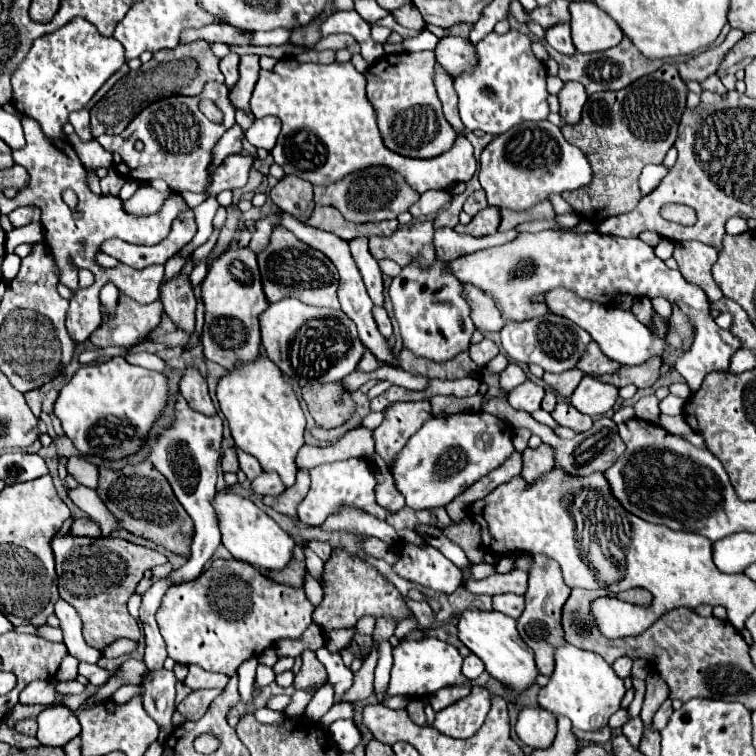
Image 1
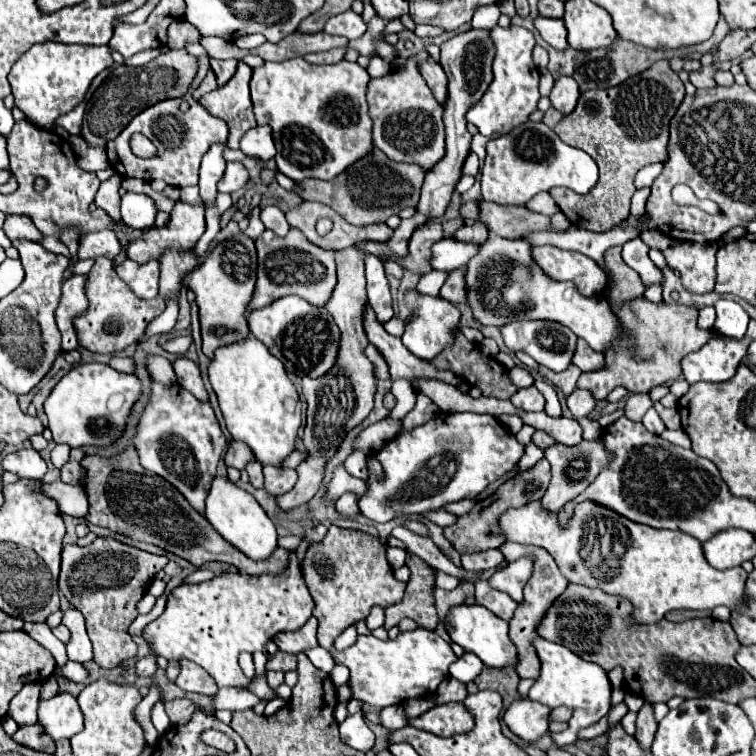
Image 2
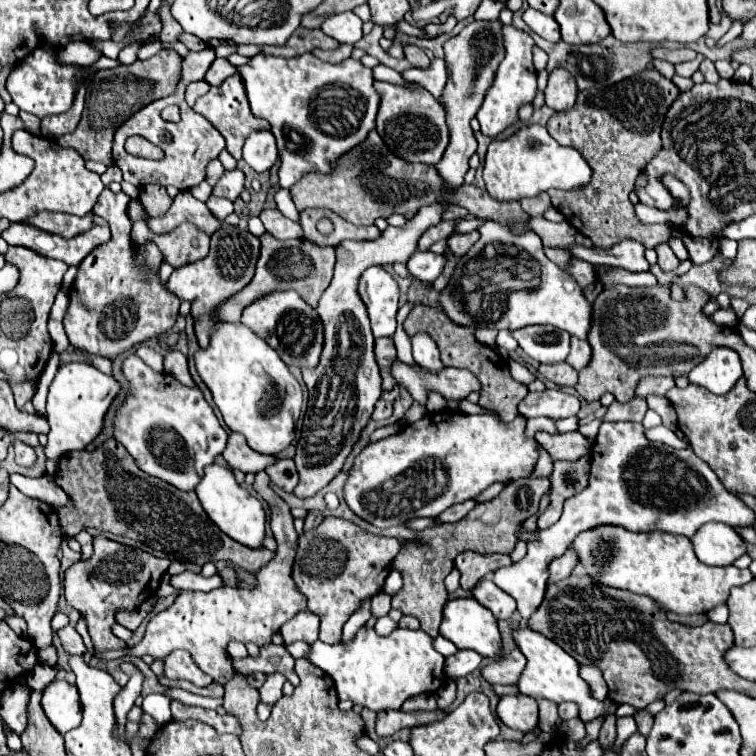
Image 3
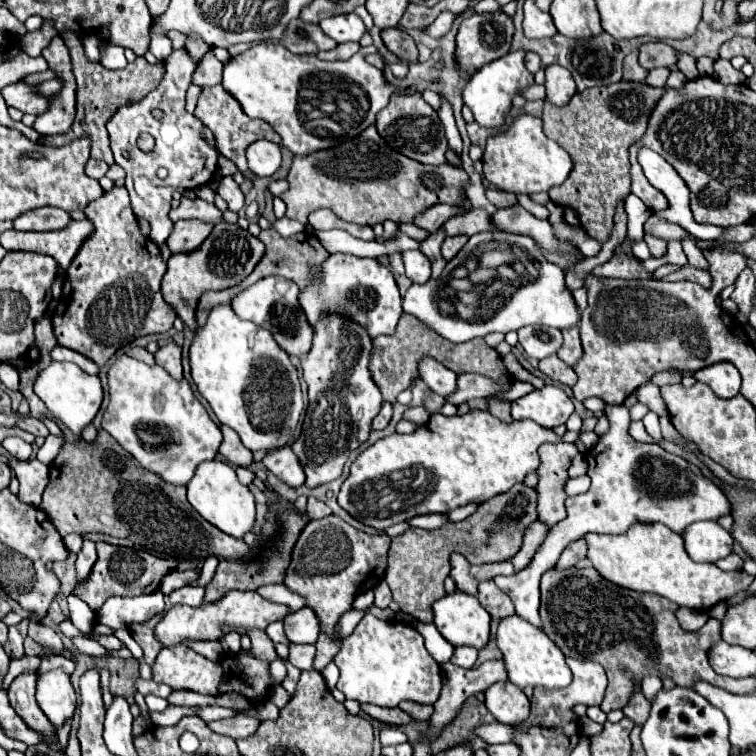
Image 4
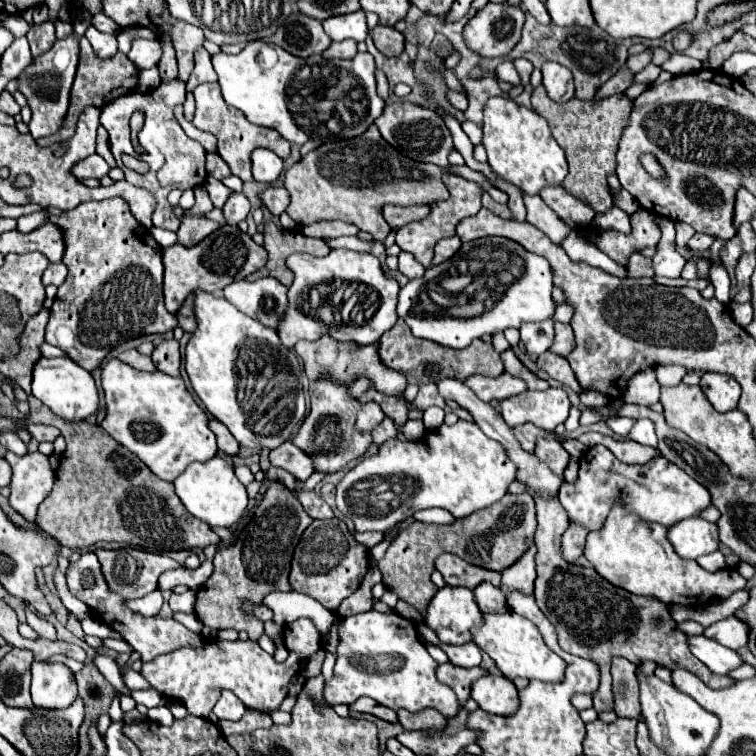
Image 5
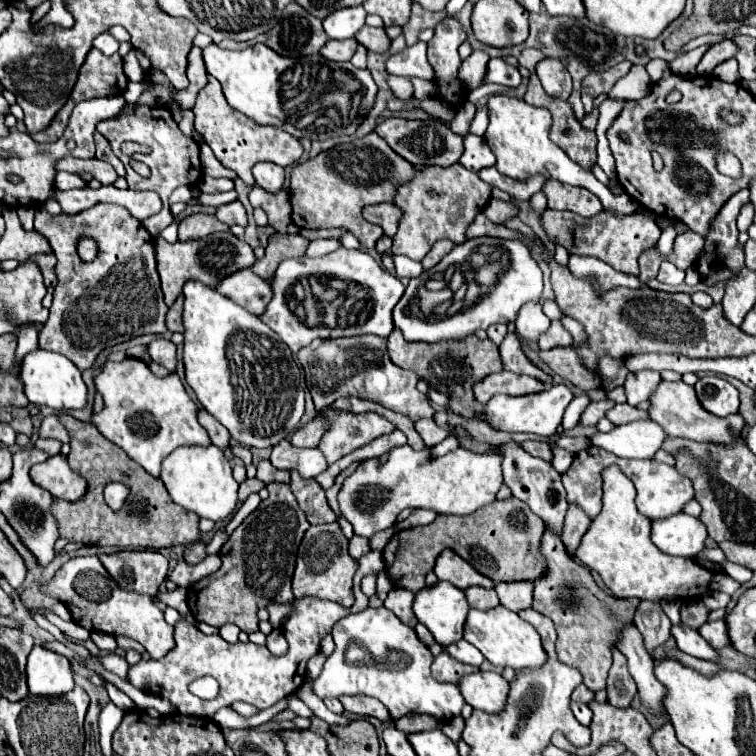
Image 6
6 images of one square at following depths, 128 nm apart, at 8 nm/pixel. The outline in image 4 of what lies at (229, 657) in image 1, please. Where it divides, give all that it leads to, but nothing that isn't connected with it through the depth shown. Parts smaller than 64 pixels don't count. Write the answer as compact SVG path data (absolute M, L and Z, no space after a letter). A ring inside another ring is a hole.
M232 590L232 592L224 594L220 600L216 600L214 604L206 602L206 604L196 606L196 608L186 606L186 604L172 606L160 618L160 622L154 626L154 634L162 642L162 646L176 646L182 642L210 642L210 640L222 640L226 636L224 628L230 628L230 630L236 630L236 628L266 630L268 624L284 620L288 612L290 610L286 604L270 602L264 596L260 596L258 592Z

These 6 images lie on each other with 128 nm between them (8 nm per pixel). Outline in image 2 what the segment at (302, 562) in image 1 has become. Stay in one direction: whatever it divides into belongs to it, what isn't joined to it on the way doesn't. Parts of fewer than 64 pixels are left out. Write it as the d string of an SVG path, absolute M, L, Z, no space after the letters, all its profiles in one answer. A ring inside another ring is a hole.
M126 448L116 458L100 458L100 456L86 456L82 460L82 466L86 468L86 494L90 500L90 510L86 514L86 520L90 524L104 526L112 532L120 532L124 536L130 536L134 540L150 542L166 552L172 552L184 560L188 560L194 566L202 566L210 560L220 560L234 564L240 572L246 574L282 574L288 568L290 550L276 548L276 552L268 560L248 560L240 550L232 548L228 542L224 542L222 536L210 526L206 518L202 518L190 504L184 500L184 496L164 478L160 478L154 472L148 472L140 466L138 452L134 448Z

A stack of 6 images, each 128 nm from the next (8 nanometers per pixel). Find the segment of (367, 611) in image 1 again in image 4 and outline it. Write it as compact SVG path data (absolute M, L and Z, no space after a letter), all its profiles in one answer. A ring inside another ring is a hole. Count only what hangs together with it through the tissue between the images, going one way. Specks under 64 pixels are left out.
M334 514L308 522L304 526L302 534L294 544L284 584L288 586L288 590L300 594L320 620L322 630L316 642L318 654L314 660L314 670L322 670L340 650L342 638L338 638L336 628L342 614L352 608L354 598L362 590L370 590L384 580L384 572L388 566L388 550L390 536L360 532Z

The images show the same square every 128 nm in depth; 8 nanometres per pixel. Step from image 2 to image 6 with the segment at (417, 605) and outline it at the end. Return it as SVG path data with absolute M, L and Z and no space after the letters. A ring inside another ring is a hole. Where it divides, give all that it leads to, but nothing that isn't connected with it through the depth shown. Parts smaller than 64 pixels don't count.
M518 498L498 500L496 504L488 504L480 508L476 514L468 516L442 516L438 514L432 524L414 526L408 530L400 530L392 536L392 540L384 548L384 564L386 574L392 584L402 590L410 590L418 594L426 582L426 574L432 570L434 560L444 548L454 550L462 556L472 568L480 574L492 578L494 582L504 580L536 580L544 572L544 560L540 560L540 536L544 532L544 522L536 516L528 504ZM490 558L496 568L490 568Z

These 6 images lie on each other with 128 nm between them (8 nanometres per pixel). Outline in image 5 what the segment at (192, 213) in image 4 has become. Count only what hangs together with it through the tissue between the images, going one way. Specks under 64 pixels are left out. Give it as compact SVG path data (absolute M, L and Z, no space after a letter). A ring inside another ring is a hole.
M200 186L200 188L198 188L196 204L194 204L190 210L186 210L186 212L184 212L184 216L188 216L188 214L194 214L194 216L206 216L212 208L214 208L214 206L212 206L212 202L210 202L210 196L208 196L206 188L204 188L204 186Z

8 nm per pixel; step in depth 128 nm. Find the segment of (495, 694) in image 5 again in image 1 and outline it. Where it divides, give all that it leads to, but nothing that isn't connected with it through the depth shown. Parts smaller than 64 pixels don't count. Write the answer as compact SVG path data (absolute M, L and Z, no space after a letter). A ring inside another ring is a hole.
M524 708L516 722L516 734L530 748L550 748L556 738L556 716L544 708Z

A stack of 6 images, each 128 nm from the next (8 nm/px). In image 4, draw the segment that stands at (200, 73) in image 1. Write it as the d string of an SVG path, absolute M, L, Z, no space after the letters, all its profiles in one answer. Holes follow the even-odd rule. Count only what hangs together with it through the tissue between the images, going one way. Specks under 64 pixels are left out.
M68 32L68 36L62 36L68 50L70 50L70 58L72 58L72 72L76 76L76 84L78 84L78 114L76 120L72 124L72 128L66 134L60 136L46 136L42 142L46 146L66 146L78 138L88 136L90 138L90 156L96 160L104 160L106 164L114 164L112 158L112 150L108 144L108 132L106 132L106 122L118 112L118 108L130 104L130 102L140 102L148 92L152 92L154 88L158 88L160 80L164 78L166 72L166 64L158 62L158 64L150 64L146 62L146 58L138 58L136 62L128 64L124 70L108 70L102 64L90 64L84 56L82 50L82 38L78 34Z

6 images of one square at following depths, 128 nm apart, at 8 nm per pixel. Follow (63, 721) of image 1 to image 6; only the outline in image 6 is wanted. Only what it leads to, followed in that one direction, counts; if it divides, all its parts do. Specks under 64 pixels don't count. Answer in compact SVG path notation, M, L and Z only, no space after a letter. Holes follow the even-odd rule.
M34 646L28 656L28 688L34 696L62 696L74 688L70 662L42 646Z

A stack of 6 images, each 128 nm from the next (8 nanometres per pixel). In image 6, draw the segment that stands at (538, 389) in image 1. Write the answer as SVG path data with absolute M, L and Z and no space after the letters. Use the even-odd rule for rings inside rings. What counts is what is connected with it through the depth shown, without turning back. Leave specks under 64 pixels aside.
M558 384L548 390L536 392L536 394L526 394L526 396L516 396L516 398L498 394L482 408L488 408L488 414L492 416L492 424L496 424L496 430L510 432L510 434L512 432L532 432L532 434L540 434L540 436L552 436L556 432L556 428L562 424L564 410L572 398L574 396L572 396L570 388L566 384Z

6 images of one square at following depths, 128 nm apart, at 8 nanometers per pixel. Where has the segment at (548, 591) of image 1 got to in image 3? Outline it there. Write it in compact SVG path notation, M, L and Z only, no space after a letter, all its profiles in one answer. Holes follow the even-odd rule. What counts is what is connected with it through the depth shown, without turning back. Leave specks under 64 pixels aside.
M568 550L564 556L552 560L550 566L548 566L548 572L550 572L548 584L554 584L554 582L560 582L560 580L568 578L570 572L572 572L572 568L574 568L576 564L578 564L578 556L576 556L576 552L572 552L572 550ZM518 646L508 656L502 656L500 660L490 662L482 668L482 674L492 684L516 684L526 668L526 658L520 652Z

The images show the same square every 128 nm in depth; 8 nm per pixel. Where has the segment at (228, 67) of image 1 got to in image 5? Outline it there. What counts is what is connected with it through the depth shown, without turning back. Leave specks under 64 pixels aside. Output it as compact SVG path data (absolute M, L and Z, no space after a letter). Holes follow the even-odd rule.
M198 48L194 60L196 60L196 66L194 66L194 70L192 70L192 74L190 74L188 82L186 82L188 92L192 92L198 84L218 82L218 76L216 76L214 66L212 66L212 56L204 48Z

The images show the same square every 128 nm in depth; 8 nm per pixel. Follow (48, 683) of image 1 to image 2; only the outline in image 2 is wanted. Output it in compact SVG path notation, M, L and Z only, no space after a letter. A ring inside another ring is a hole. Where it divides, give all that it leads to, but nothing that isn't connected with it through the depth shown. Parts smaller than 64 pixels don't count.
M40 682L24 684L24 688L14 696L8 714L18 722L18 726L24 724L36 724L36 710L40 704Z

